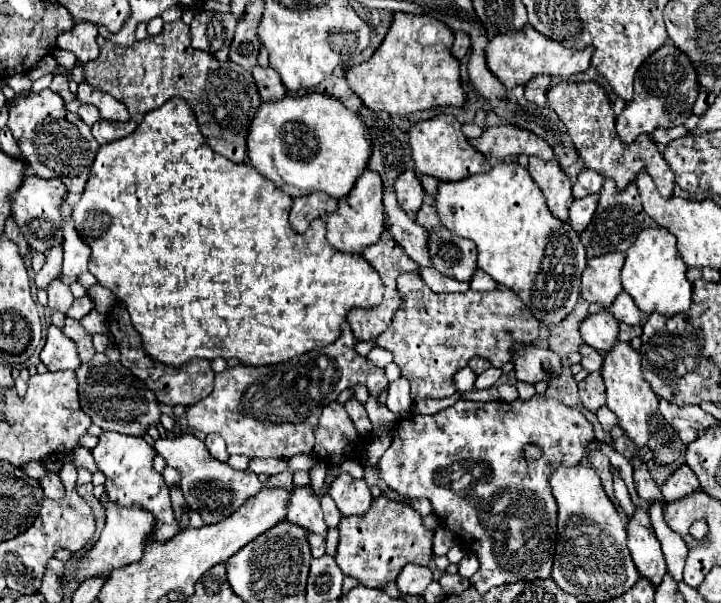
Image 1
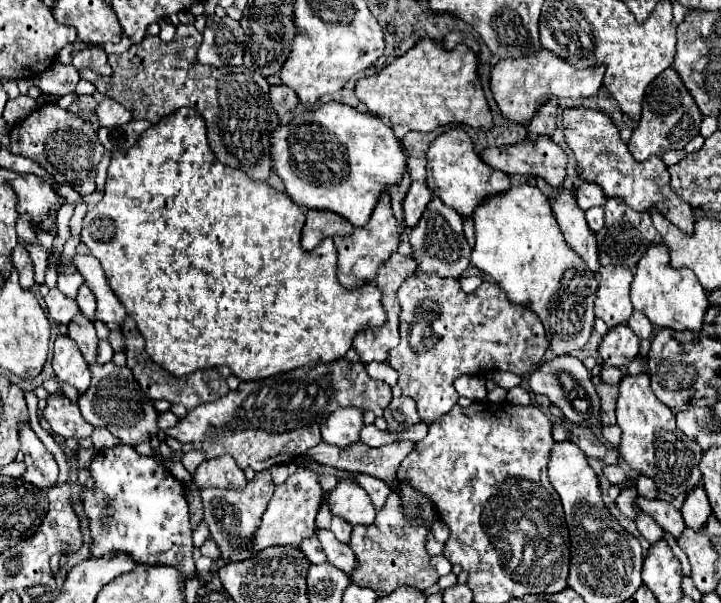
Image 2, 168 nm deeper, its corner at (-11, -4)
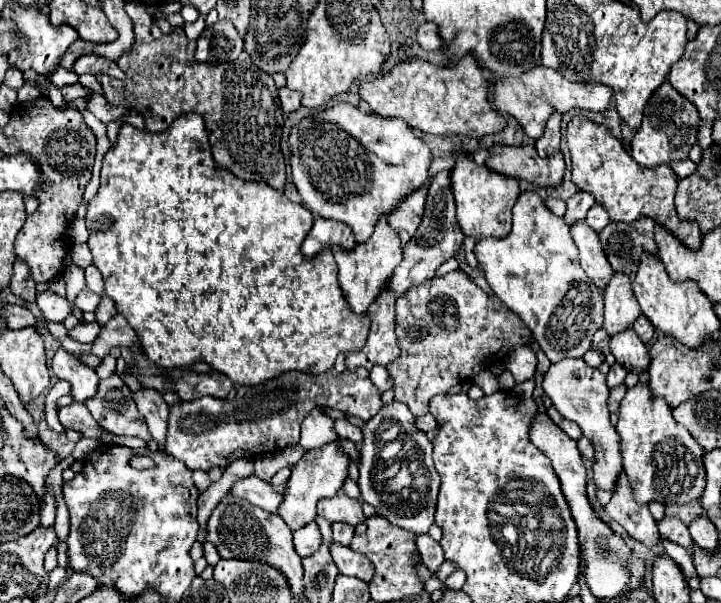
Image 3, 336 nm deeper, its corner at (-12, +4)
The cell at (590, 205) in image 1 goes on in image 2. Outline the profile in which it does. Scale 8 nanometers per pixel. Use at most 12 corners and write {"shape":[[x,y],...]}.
{"shape":[[603,207],[585,211],[591,231],[603,227]]}

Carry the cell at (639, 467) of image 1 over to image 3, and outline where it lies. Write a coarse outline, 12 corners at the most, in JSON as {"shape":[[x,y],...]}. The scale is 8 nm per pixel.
{"shape":[[664,517],[658,523],[660,537],[694,547],[688,527],[676,517]]}

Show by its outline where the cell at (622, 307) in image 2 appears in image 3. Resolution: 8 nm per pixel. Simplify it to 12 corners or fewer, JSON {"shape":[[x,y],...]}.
{"shape":[[614,273],[604,291],[604,329],[630,329],[640,305],[630,277]]}

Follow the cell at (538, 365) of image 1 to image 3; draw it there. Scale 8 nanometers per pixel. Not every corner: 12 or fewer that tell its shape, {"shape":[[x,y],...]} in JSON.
{"shape":[[566,359],[542,383],[594,445],[594,483],[616,491],[620,437],[606,375]]}

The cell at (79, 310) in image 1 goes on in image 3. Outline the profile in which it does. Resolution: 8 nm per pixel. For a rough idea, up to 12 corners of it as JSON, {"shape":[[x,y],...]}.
{"shape":[[94,265],[86,267],[86,287],[104,291],[102,275]]}

